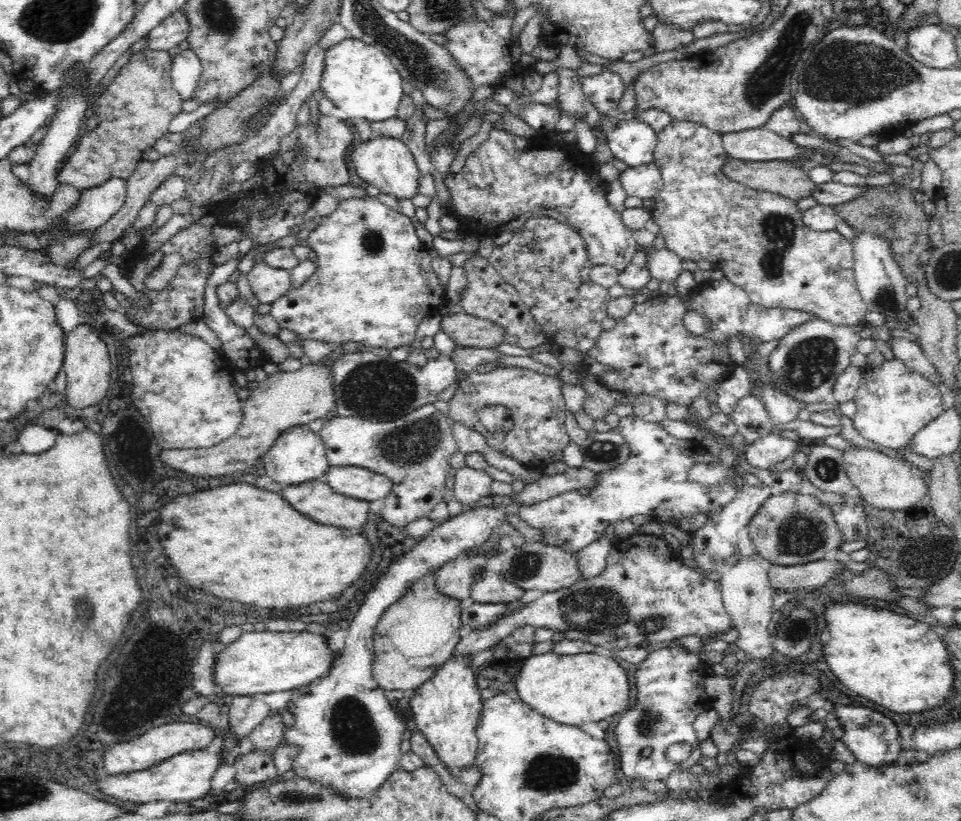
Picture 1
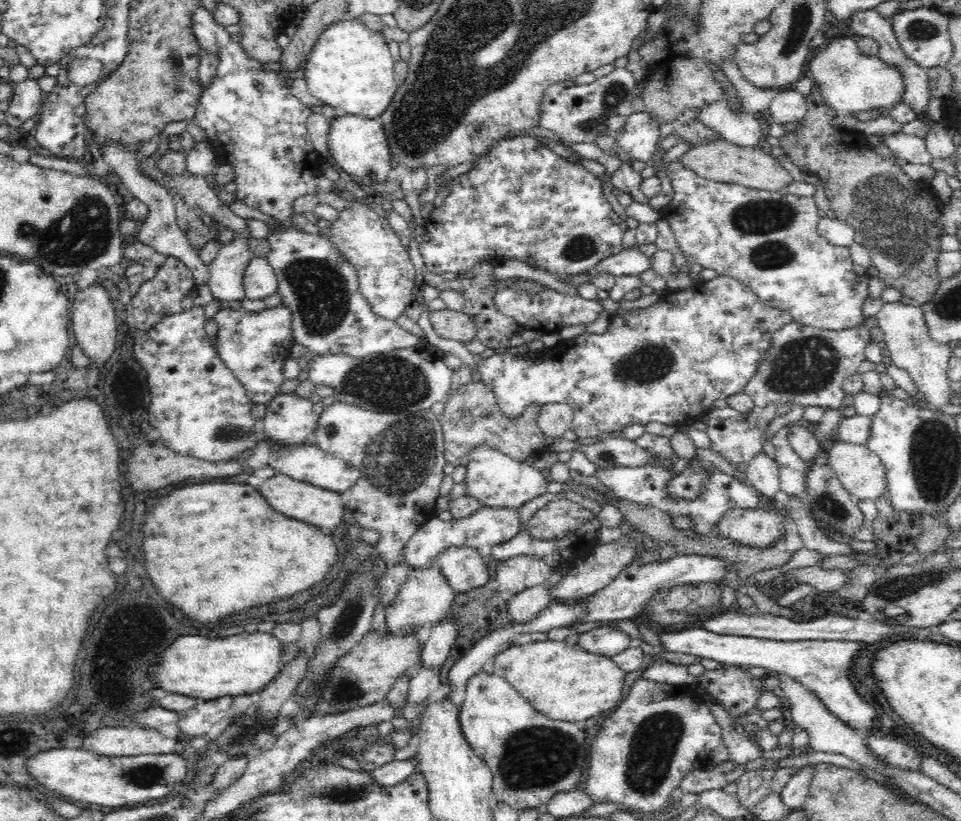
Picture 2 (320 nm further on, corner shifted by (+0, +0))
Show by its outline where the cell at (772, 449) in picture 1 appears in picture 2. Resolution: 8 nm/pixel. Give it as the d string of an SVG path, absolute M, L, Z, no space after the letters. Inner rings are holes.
M762 452L743 469L746 482L757 490L764 501L774 499L780 491L779 467L775 460Z

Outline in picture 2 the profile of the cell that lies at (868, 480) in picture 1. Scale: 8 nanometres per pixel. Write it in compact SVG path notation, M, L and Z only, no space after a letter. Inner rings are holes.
M833 440L828 449L827 465L853 497L874 501L886 494L886 469L867 446Z

